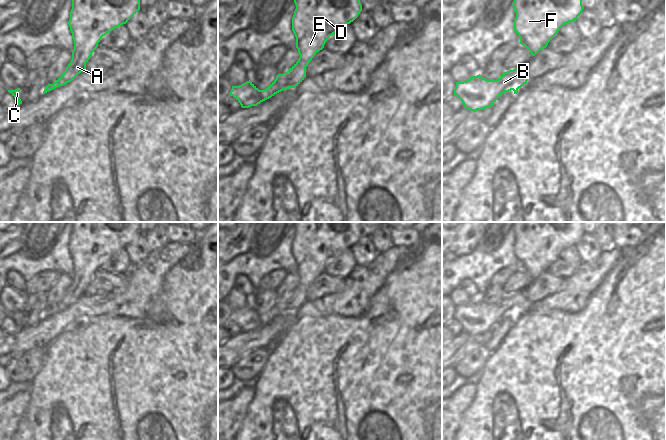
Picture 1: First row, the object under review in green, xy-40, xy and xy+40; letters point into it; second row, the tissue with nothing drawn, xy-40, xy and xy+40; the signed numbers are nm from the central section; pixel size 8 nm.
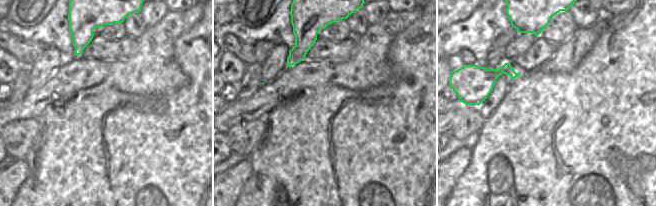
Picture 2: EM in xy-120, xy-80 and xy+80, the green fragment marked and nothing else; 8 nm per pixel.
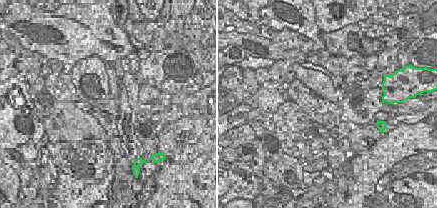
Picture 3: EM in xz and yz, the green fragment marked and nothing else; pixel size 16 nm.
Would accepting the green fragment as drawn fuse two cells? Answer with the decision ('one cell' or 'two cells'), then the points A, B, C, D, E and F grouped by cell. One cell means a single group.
one cell; groups A B C D E F

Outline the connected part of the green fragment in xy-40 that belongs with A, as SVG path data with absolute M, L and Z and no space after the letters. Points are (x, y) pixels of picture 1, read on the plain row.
M72 222L72 233L68 249L74 265L72 283L64 297L53 307L48 308L43 318L74 304L86 294L86 287L98 271L103 260L115 252L126 248L140 234L140 222Z

